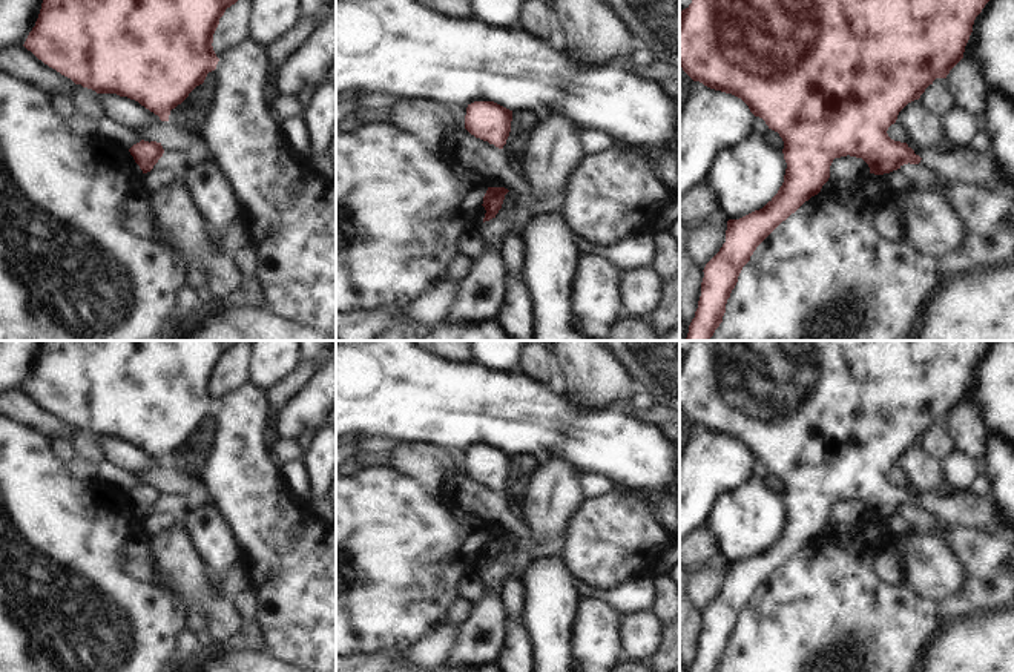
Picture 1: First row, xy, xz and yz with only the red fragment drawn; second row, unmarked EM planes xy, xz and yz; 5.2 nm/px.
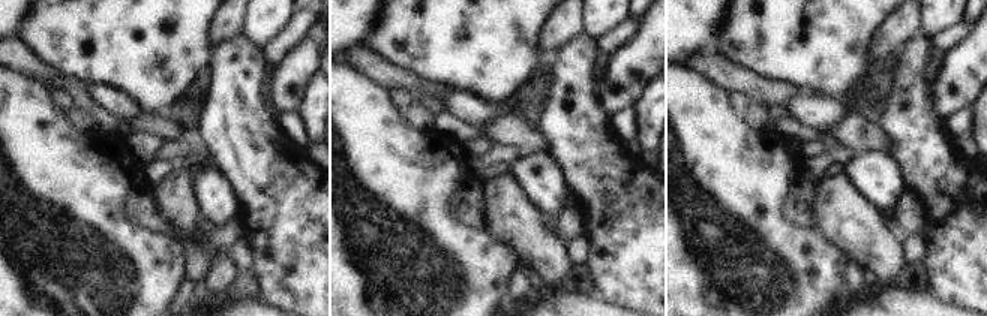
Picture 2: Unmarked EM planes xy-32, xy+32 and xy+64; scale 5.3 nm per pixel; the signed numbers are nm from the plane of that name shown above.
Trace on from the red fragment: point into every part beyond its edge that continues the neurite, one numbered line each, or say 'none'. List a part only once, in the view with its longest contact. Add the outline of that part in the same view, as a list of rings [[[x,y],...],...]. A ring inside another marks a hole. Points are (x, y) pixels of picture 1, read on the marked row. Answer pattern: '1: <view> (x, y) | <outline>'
none

